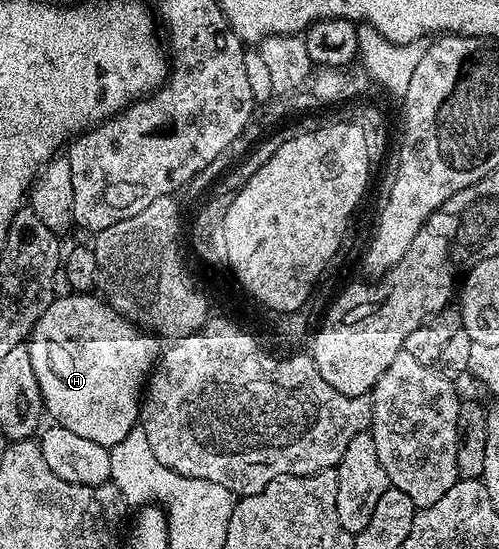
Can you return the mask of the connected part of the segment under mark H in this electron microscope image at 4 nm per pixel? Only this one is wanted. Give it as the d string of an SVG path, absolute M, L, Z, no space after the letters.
M55 297L35 323L28 344L32 355L32 371L36 371L36 383L40 383L45 412L54 416L53 424L62 425L84 439L92 439L92 443L112 447L139 424L144 386L160 356L160 341L133 321L121 317L105 300L95 297Z

